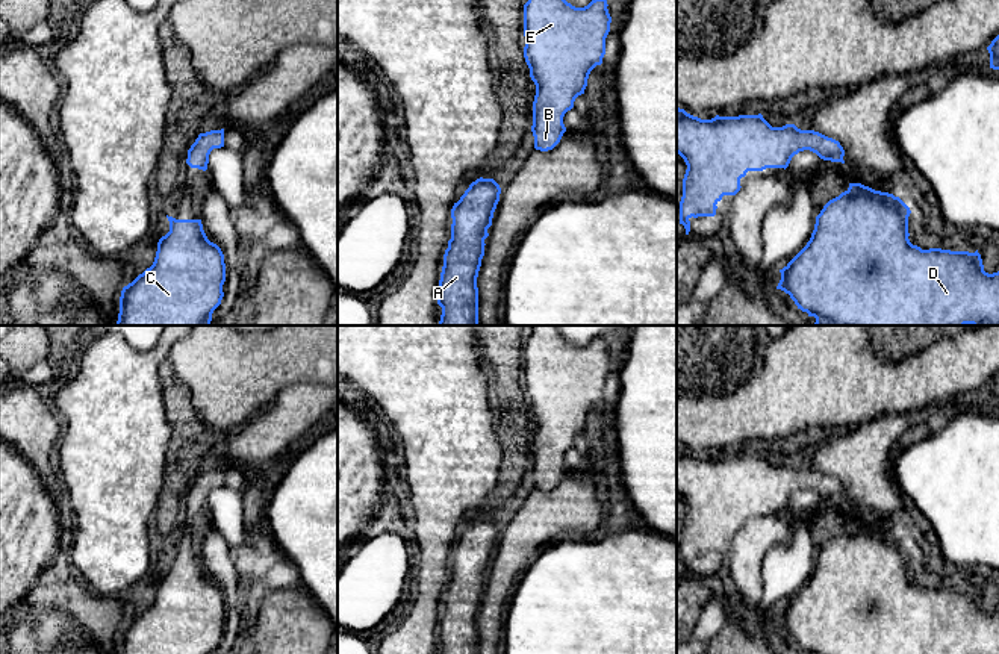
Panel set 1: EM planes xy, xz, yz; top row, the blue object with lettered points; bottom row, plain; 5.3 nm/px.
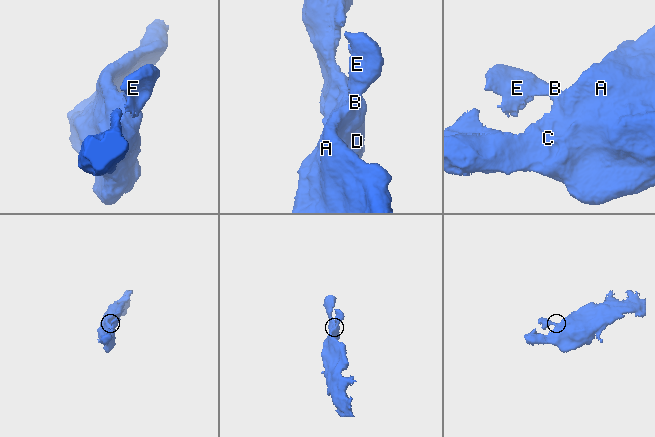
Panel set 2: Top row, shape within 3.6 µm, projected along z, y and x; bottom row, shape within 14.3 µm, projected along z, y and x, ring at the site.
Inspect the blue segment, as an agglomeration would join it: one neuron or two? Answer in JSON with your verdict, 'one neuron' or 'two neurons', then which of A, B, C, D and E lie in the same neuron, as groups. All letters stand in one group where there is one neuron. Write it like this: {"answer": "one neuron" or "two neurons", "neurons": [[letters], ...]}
{"answer": "one neuron", "neurons": [["A", "B", "C", "D", "E"]]}

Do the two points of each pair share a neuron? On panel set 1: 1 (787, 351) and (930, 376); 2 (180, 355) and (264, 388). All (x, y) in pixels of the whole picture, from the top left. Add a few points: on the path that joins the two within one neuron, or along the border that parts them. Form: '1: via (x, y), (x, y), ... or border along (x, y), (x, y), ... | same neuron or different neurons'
1: via (822, 373), (830, 376), (895, 376) | same neuron
2: via (202, 361), (214, 361), (230, 374), (242, 374) | same neuron

